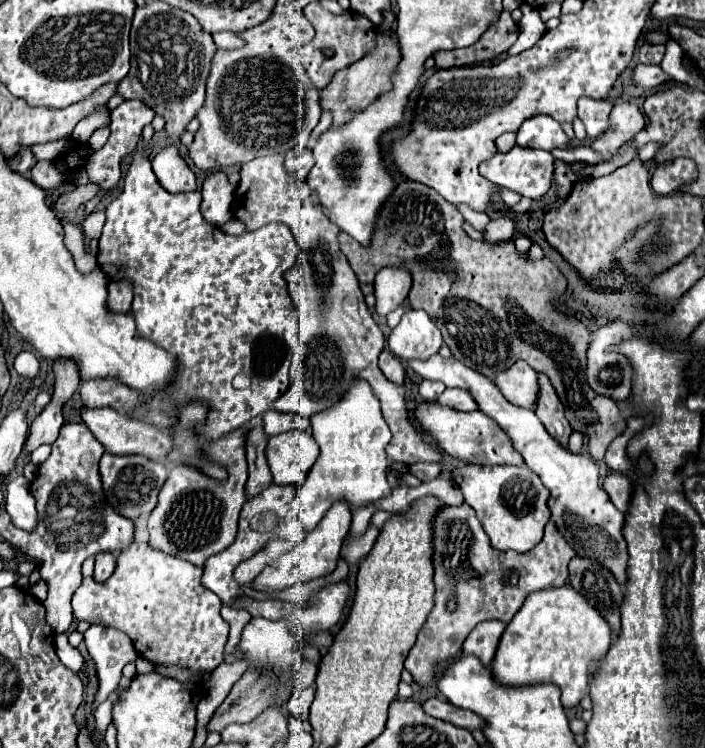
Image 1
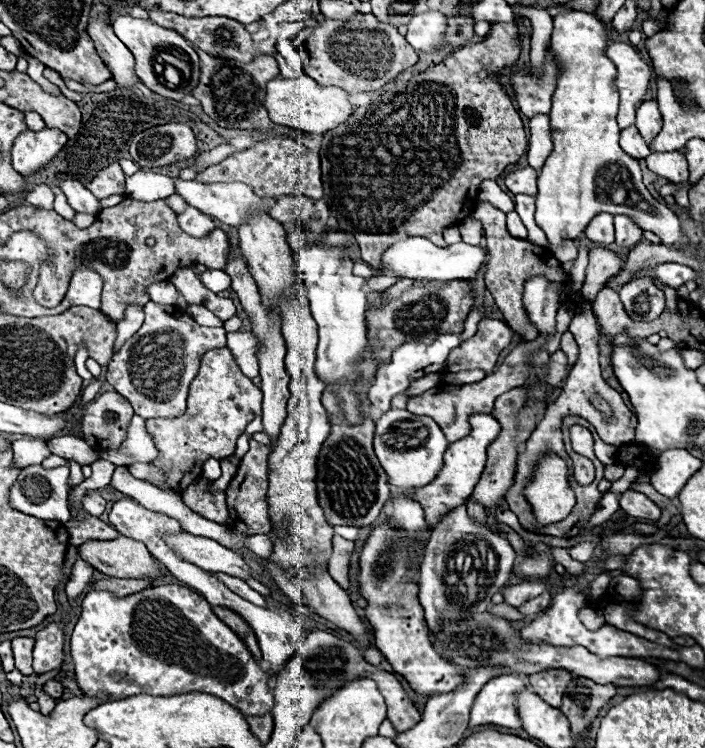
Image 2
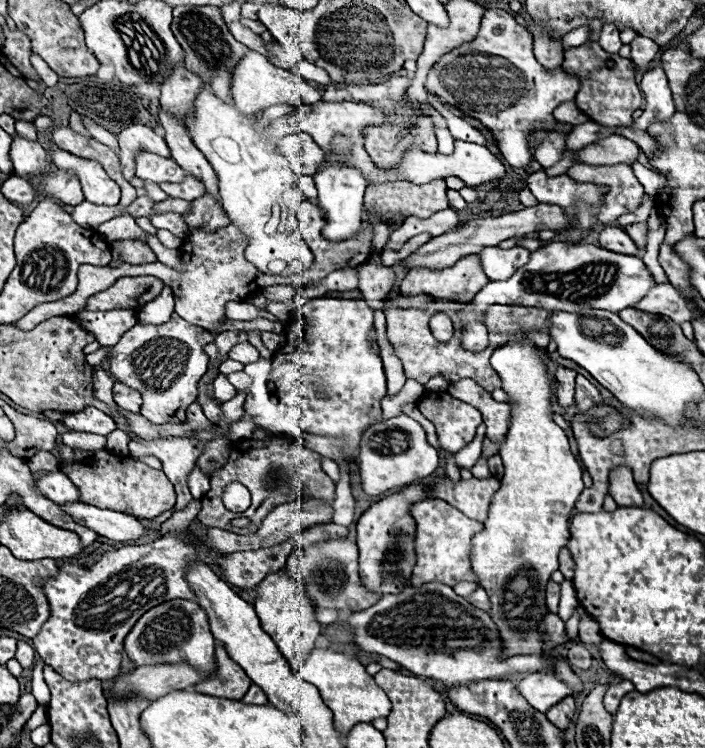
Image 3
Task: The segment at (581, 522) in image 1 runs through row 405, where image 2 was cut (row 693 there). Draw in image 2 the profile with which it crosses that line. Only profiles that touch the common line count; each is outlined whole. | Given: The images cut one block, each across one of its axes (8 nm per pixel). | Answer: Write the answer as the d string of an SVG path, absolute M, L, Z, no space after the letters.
M502 674L492 678L478 692L472 708L470 708L470 724L468 728L496 724L504 728L522 728L522 722L514 708L514 692L530 688L526 678L518 674Z

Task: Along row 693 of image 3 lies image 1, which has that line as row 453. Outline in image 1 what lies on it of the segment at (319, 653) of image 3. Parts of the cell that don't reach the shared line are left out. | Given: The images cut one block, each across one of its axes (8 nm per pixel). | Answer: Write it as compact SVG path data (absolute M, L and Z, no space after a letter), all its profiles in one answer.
M366 382L354 384L336 406L314 414L310 422L312 436L320 446L320 456L295 496L299 497L299 510L296 516L306 534L318 526L322 516L338 500L348 502L350 508L354 510L376 500L382 500L392 492L386 482L388 462L384 454L384 448L390 442L392 434L382 418L378 398L374 396L372 388Z

